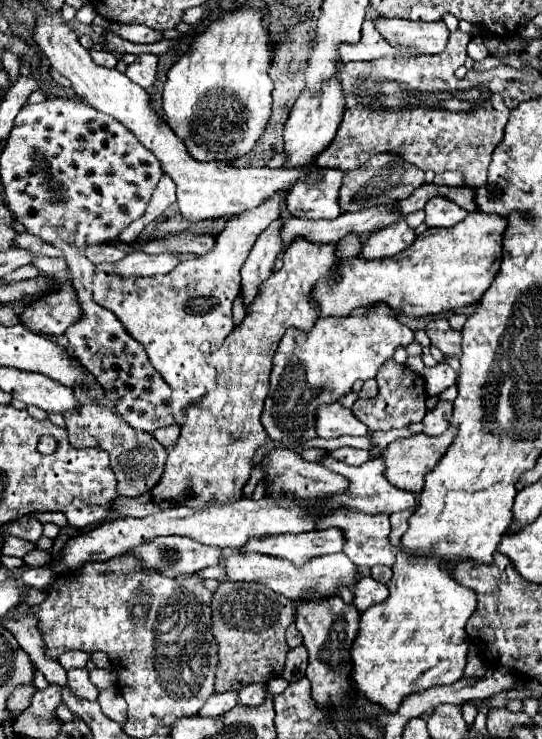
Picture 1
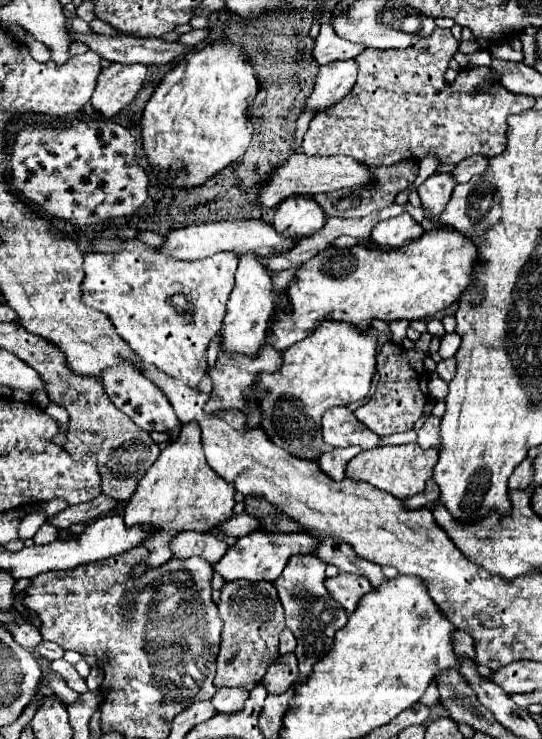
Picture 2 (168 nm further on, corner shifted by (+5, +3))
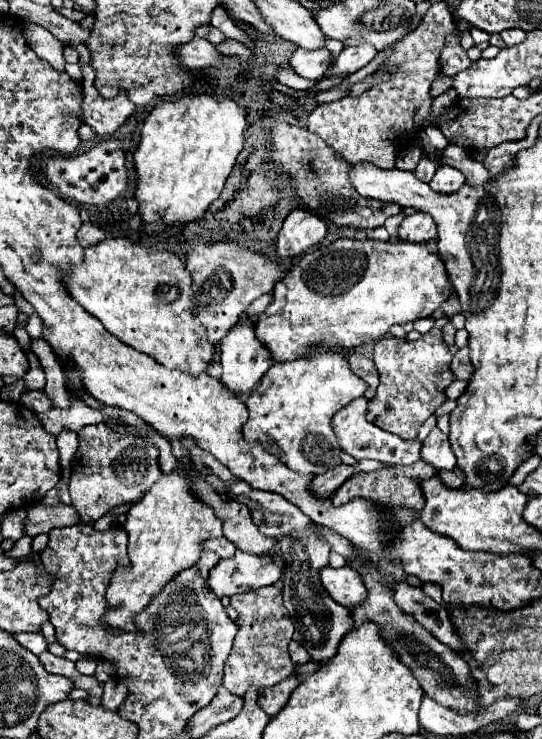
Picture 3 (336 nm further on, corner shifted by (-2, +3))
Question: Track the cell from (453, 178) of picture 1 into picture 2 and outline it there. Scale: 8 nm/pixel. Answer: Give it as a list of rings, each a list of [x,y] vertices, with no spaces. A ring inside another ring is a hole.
[[[478,153],[478,155],[472,155],[464,161],[460,161],[458,167],[452,171],[452,175],[456,177],[456,183],[466,183],[474,175],[482,175],[486,171],[486,167],[488,167],[488,157]]]

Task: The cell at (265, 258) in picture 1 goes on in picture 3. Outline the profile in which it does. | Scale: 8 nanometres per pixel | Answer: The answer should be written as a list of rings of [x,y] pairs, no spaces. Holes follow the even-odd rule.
[[[241,317],[223,337],[223,341],[217,343],[217,349],[221,351],[221,383],[231,389],[237,395],[249,395],[251,389],[261,381],[261,377],[267,373],[267,369],[273,363],[273,357],[269,349],[255,337],[255,319]]]

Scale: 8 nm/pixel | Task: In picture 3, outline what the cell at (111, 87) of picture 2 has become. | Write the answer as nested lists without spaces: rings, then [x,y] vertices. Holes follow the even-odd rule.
[[[83,65],[85,99],[83,99],[81,121],[91,125],[99,137],[107,137],[117,127],[121,127],[125,119],[135,111],[135,103],[131,103],[127,93],[117,93],[115,99],[105,99],[95,89],[93,81],[95,81],[95,73],[85,73],[85,65]]]

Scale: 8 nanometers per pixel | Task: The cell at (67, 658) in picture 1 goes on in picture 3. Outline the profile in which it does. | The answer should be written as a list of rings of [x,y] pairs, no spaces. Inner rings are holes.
[[[15,633],[13,637],[35,655],[39,655],[41,651],[47,651],[47,641],[43,633]]]

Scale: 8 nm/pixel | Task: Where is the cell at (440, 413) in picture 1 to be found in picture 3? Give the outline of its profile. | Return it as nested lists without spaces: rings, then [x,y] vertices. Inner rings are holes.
[[[437,427],[423,441],[421,459],[435,465],[437,469],[453,469],[455,467],[455,455],[447,441],[447,435],[441,433]]]

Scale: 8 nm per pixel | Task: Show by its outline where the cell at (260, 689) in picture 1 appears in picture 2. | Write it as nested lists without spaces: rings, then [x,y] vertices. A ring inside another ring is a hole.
[[[218,689],[212,697],[212,705],[216,713],[236,713],[240,707],[244,707],[244,701],[248,699],[248,691],[240,689]]]

